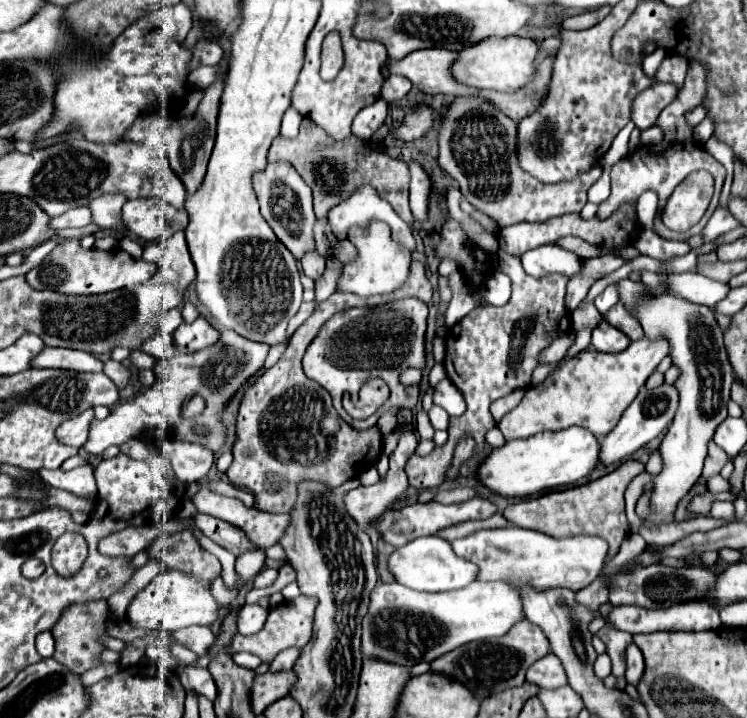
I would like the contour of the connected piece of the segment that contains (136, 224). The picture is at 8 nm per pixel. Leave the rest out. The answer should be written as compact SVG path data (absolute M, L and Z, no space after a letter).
M140 197L124 205L124 225L144 241L154 241L154 225L162 229L162 235L184 231L188 227L188 211L184 207L174 209L158 197Z

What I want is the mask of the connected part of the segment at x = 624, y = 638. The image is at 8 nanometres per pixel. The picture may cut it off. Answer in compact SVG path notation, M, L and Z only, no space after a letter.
M606 623L598 631L598 637L604 641L606 651L612 659L612 675L616 679L622 679L626 671L626 647L632 643L632 635L616 629L612 623Z

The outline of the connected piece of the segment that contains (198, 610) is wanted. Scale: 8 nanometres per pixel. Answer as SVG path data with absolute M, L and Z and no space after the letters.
M164 569L148 587L144 587L130 603L126 617L134 627L140 629L160 629L160 631L180 631L192 625L212 627L218 619L220 605L212 597L212 583L204 581L192 573L178 569Z

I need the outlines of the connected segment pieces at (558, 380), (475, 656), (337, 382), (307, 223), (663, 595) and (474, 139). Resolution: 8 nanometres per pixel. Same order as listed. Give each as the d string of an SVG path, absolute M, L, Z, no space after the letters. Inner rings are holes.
M644 335L620 353L610 355L596 349L592 349L592 353L580 351L576 357L564 361L554 375L536 385L536 389L524 393L520 405L498 421L498 429L506 441L528 439L542 431L560 431L572 425L586 427L596 433L596 437L604 437L616 427L616 421L634 401L646 379L656 371L658 363L668 355L668 349L666 339L660 337L654 341Z
M520 621L508 631L504 637L488 639L488 641L472 641L460 649L454 649L452 653L446 653L444 657L438 657L432 661L432 671L444 673L462 685L468 685L476 697L484 699L488 693L506 691L512 687L518 687L524 683L524 673L532 661L538 661L540 657L550 653L550 641L544 635L544 631L538 625L532 625L530 621Z
M416 297L390 301L378 307L354 307L340 311L320 329L318 337L306 349L302 359L304 373L332 395L338 415L358 431L374 427L378 417L390 409L414 409L420 399L420 385L400 383L400 373L410 367L426 367L426 317L428 305ZM376 377L386 381L390 387L390 399L384 403L384 407L368 419L352 419L346 415L342 395L348 391L348 387L362 387Z
M268 163L262 173L256 173L254 191L260 203L262 217L272 227L276 237L286 245L286 249L300 261L308 251L314 249L314 211L312 211L312 189L304 185L302 177L288 163Z
M630 529L629 535L622 541L612 565L608 565L608 569L604 569L604 573L612 573L612 589L610 589L610 603L612 605L636 605L636 607L644 607L644 609L668 609L676 603L712 601L712 595L716 591L716 575L718 573L714 569L708 569L708 567L694 565L688 569L676 569L676 567L670 567L664 563L656 563L650 567L634 567L632 575L618 573L618 569L626 561L640 555L646 545L642 535L636 529Z
M478 95L450 99L440 113L438 125L440 167L454 177L462 195L478 211L492 217L502 227L520 221L548 221L564 213L582 211L586 205L586 191L602 175L602 167L592 165L588 173L572 181L556 185L538 181L518 165L518 123Z

